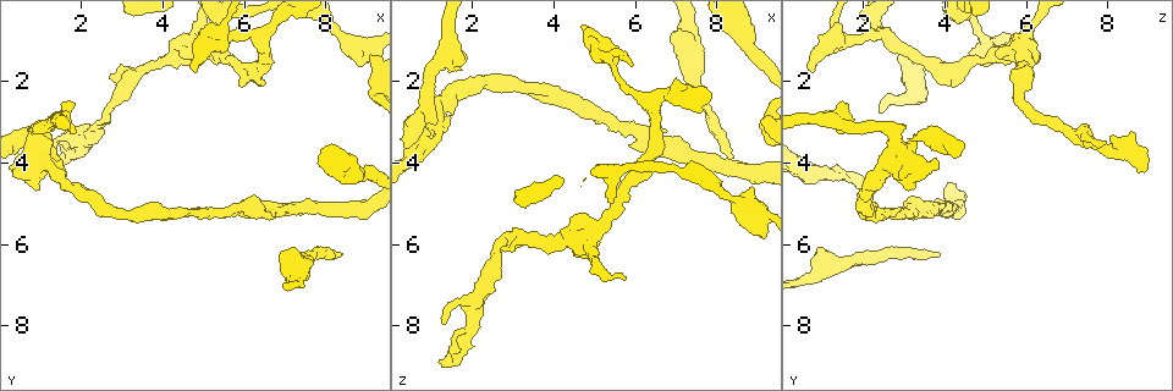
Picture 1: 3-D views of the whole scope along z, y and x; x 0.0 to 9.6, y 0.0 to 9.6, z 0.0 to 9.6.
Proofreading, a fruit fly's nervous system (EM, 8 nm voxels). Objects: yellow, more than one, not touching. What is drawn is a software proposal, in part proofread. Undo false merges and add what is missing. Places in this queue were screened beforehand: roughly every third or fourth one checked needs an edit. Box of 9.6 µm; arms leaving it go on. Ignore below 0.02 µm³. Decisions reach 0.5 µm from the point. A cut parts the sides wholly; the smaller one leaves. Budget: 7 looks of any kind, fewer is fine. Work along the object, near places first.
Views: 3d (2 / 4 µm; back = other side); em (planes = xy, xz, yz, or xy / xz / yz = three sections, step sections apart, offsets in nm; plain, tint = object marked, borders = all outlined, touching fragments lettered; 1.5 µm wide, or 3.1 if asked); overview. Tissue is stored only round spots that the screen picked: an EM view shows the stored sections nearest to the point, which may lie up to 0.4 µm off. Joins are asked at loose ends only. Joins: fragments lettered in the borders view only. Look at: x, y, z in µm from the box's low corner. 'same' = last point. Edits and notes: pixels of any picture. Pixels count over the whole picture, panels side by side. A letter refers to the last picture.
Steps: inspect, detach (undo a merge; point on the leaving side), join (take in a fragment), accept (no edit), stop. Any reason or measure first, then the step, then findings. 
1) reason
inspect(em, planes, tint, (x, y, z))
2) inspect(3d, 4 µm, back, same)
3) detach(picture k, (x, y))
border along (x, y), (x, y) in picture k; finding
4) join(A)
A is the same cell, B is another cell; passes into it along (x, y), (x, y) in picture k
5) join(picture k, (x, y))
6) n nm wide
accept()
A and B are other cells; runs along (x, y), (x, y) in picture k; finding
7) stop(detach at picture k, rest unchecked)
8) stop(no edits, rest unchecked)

branch stops here
inspect(3d, 4 µm, (4.80, 1.70, 0.85))

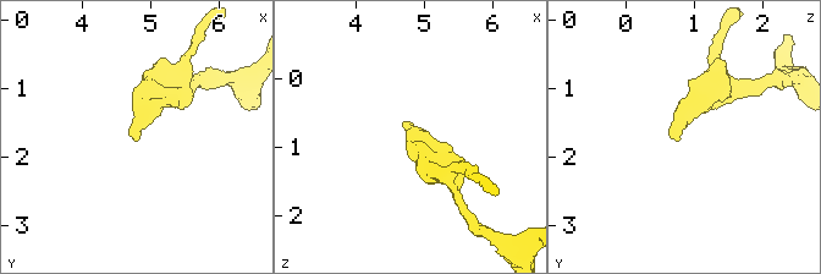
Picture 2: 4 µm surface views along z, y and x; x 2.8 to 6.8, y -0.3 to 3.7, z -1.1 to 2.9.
need the tissue
inspect(em, xy, step 8, tint, (4.75, 1.75, 0.80))

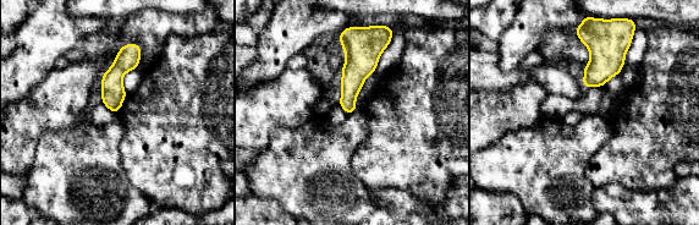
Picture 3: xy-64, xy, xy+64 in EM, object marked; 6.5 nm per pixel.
inspect(em, xy, step 8, borders, same)

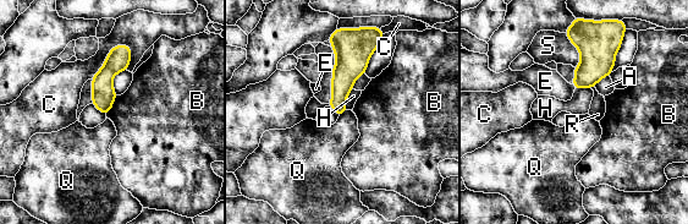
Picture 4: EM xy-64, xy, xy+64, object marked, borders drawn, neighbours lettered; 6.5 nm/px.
accept()
A, B, C, E, H, Q, R and S are other cells; none of them fits

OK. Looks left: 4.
inspect(em, yz, step 8, borders, (4.10, 1.00, 5.70))

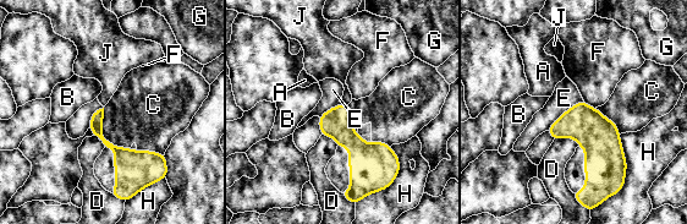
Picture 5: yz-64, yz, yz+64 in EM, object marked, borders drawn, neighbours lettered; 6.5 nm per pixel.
cut it another way
inspect(em, planes, borders, same)

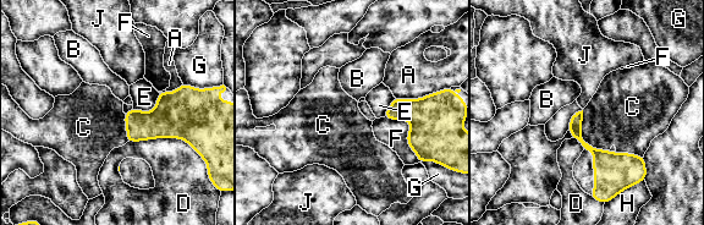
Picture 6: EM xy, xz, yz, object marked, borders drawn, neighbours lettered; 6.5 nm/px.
accept()
A, B, C, D, E, F, G, H and J are other cells; border along (582, 110), (582, 137), (609, 152) in picture 6; no lettered fragment goes on from it

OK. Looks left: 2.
calibre changes
inspect(3d, 2 µm, (0.85, 3.15, 2.45))

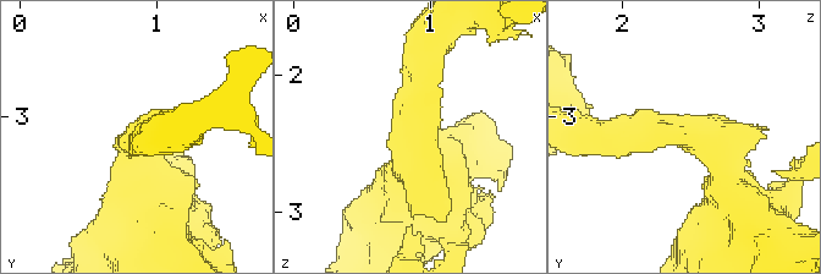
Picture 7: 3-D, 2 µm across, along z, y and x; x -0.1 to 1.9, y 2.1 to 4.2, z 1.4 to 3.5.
arms of 260, 600 nm; shape alone is not enough
inspect(em, planes, borders, (0.88, 3.14, 2.50))

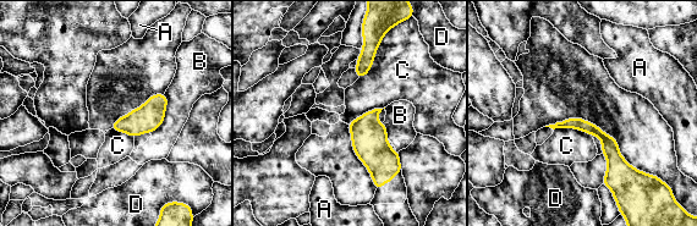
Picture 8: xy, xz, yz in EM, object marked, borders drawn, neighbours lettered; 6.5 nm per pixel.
accept()
A, B, C and D are other cells; runs along (559, 125), (597, 131), (627, 171) in picture 8; all the same cell

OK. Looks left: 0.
stop(no edits, rest unchecked)

